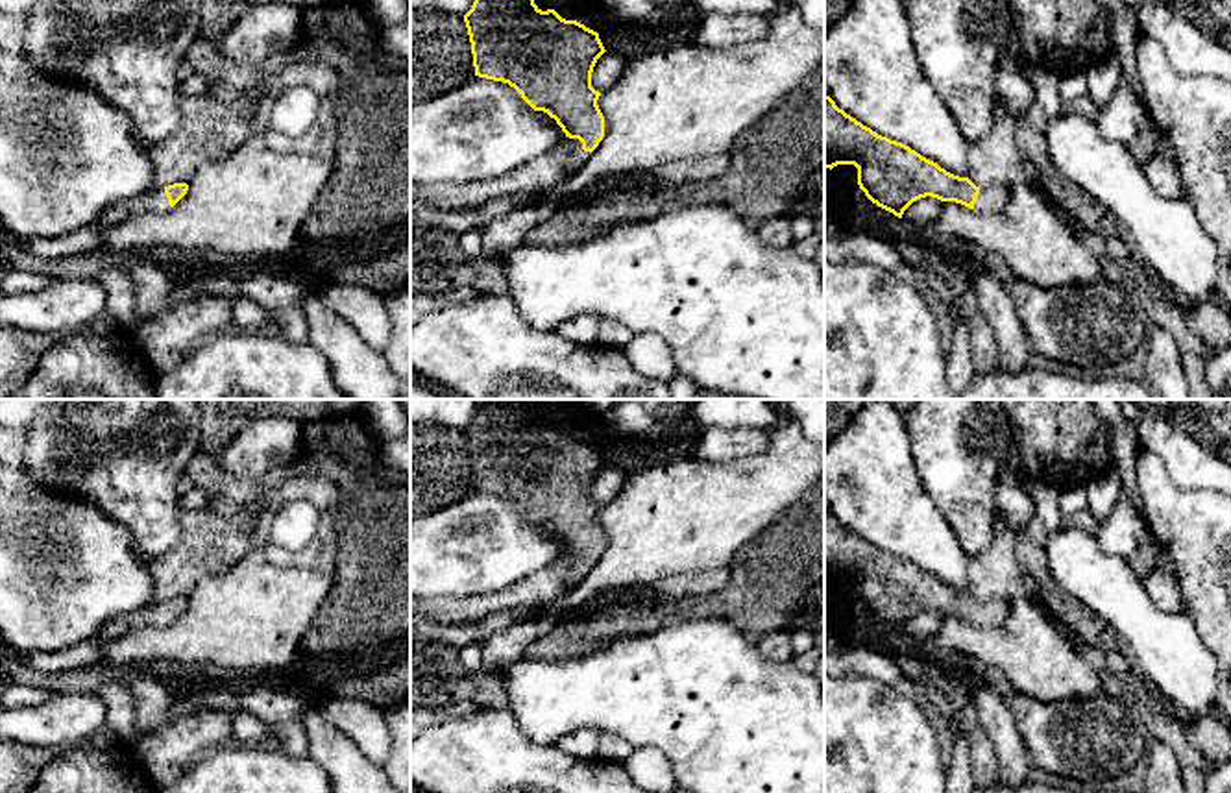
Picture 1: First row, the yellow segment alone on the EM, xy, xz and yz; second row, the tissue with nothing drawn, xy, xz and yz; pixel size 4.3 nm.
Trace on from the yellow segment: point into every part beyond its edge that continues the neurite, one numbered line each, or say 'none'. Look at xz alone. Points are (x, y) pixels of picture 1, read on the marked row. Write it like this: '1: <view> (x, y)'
1: xz (579, 156)

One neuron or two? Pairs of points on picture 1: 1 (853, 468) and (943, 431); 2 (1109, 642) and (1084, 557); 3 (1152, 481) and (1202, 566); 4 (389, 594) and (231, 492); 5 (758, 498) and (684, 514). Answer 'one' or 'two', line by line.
1: two
2: two
3: one
4: one
5: one

